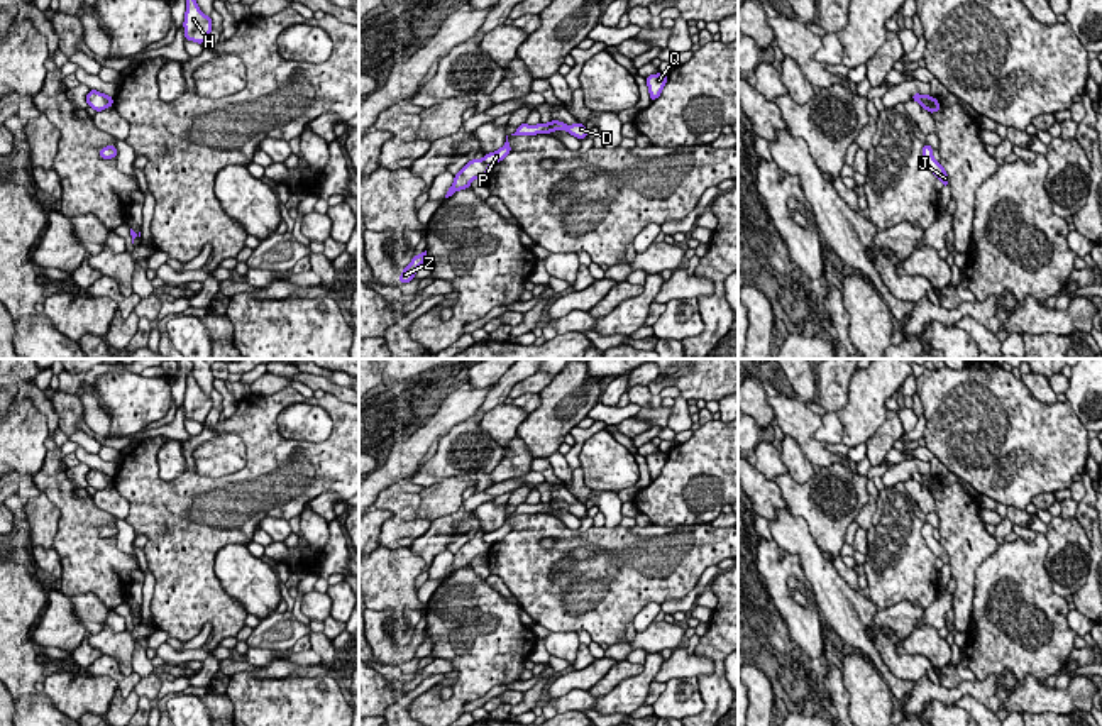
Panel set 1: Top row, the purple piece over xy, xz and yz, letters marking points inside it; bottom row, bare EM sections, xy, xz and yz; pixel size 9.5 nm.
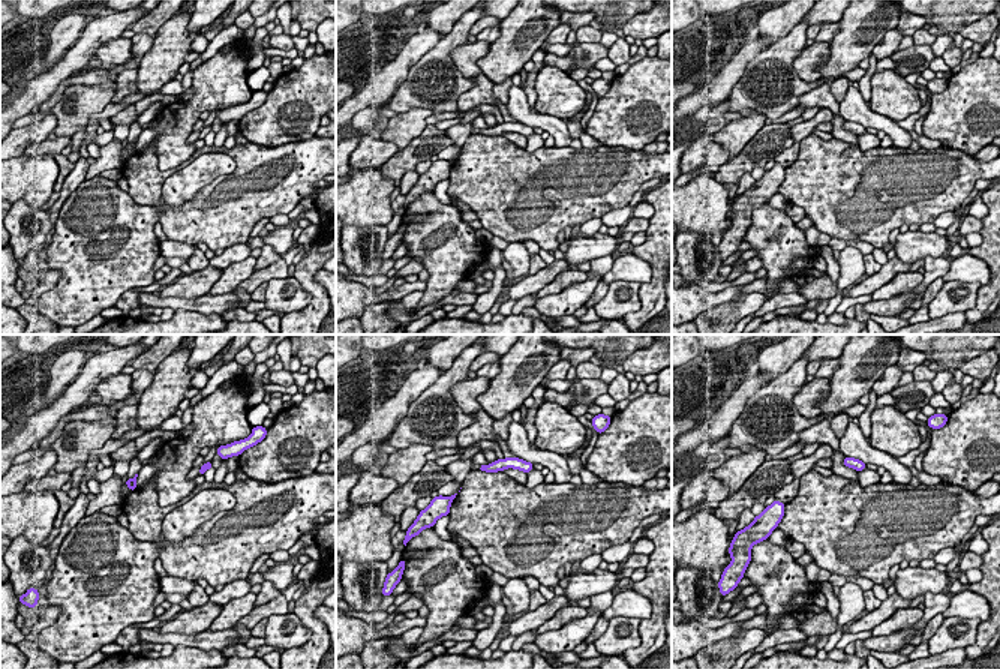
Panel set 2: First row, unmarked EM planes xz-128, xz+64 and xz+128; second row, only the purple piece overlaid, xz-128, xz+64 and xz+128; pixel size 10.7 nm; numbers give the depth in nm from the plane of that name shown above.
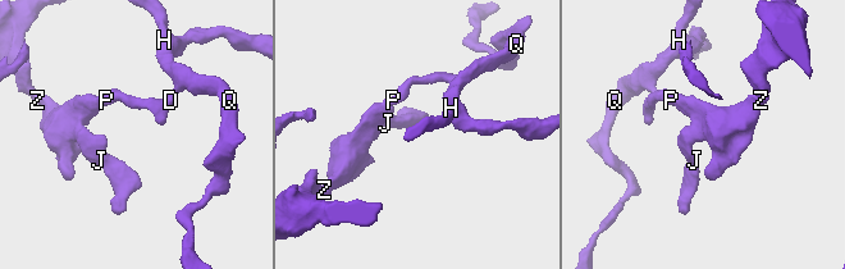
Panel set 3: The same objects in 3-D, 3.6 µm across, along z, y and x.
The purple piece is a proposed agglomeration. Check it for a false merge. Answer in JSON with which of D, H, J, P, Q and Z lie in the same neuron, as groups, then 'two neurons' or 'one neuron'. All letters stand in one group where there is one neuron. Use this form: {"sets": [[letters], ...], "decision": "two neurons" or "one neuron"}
{"sets": [["D", "H", "P", "Q"], ["J", "Z"]], "decision": "two neurons"}

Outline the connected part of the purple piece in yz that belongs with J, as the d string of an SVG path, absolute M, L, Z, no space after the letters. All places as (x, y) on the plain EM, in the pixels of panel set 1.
M929 523L923 525L923 538L929 550L939 558L945 565L950 560L950 555L946 553L945 547L933 536L933 526Z

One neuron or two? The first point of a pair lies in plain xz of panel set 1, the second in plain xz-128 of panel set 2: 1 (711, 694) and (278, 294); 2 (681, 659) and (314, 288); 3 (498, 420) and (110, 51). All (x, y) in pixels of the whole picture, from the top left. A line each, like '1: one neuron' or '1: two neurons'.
1: two neurons
2: two neurons
3: one neuron

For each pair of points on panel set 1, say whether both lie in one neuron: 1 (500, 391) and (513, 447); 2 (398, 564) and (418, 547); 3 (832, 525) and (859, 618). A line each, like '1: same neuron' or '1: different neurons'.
1: different neurons
2: different neurons
3: different neurons

